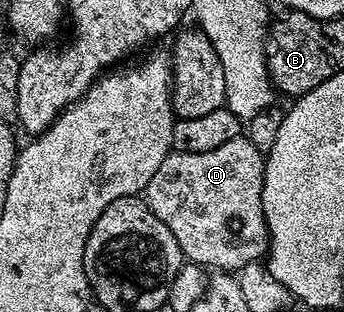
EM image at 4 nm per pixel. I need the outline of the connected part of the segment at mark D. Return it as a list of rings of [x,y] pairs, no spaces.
[[[242,135],[215,147],[215,151],[202,153],[170,152],[159,163],[159,171],[151,175],[145,185],[143,196],[148,201],[151,211],[167,223],[167,231],[175,235],[182,254],[192,264],[202,267],[210,265],[213,271],[237,271],[252,261],[266,256],[269,251],[269,224],[265,222],[263,211],[263,183],[265,182],[266,158],[248,139]]]

